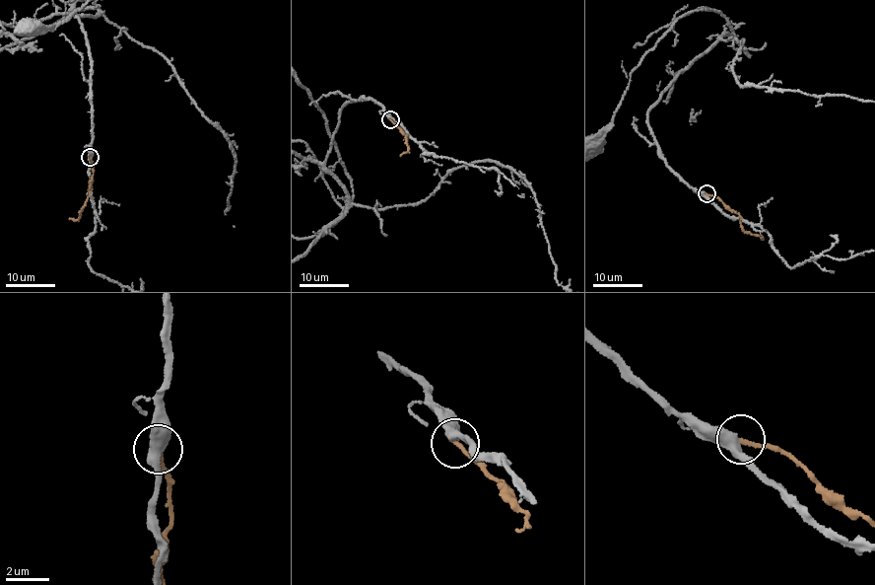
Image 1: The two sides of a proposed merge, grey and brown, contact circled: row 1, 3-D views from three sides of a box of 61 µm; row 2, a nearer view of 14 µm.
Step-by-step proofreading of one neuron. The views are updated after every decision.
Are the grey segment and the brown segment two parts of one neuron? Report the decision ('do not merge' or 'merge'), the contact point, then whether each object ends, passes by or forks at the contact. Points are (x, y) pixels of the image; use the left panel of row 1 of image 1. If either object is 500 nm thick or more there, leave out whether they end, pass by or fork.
do not merge; place (90, 157); grey passes by; brown ends

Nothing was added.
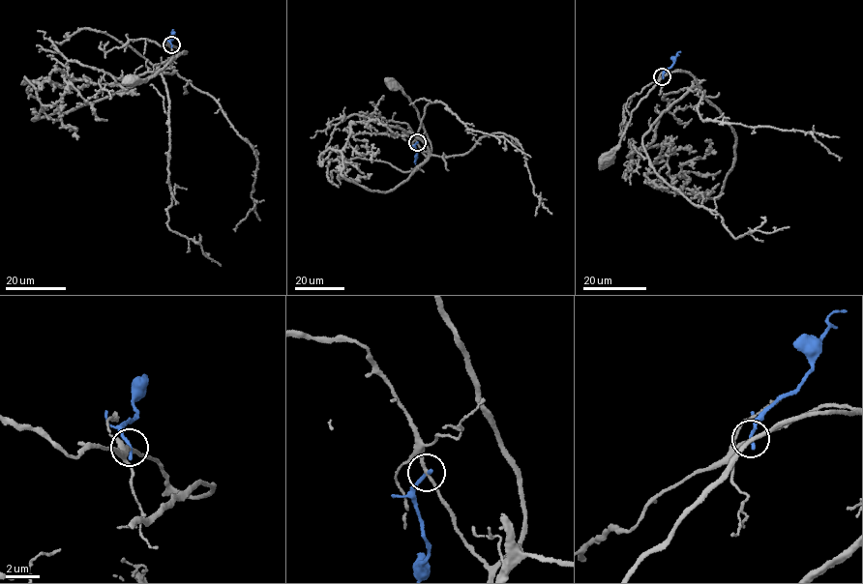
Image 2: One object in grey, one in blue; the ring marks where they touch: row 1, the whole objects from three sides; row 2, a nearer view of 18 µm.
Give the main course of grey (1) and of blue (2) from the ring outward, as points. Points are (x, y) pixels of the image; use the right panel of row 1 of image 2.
1: (663, 76), (682, 71), (665, 74), (639, 102), (632, 112), (619, 145), (607, 160)
2: (663, 76), (680, 51)

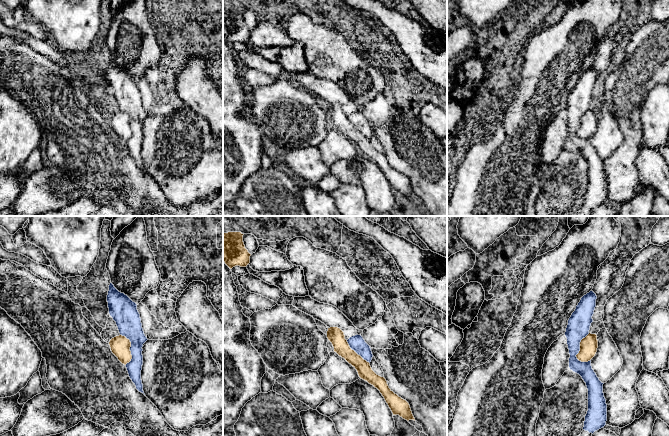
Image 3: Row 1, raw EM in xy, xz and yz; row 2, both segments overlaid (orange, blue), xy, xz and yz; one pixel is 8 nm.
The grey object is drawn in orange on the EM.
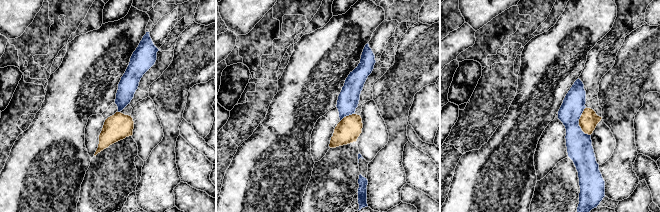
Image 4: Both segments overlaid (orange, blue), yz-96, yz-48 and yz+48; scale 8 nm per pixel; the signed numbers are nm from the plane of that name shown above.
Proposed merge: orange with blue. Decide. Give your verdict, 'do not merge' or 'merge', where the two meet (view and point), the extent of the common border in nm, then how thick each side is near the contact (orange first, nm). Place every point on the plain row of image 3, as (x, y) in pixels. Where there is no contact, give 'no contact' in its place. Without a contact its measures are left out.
do not merge | yz (580, 123) | 240 nm | 140/180 nm

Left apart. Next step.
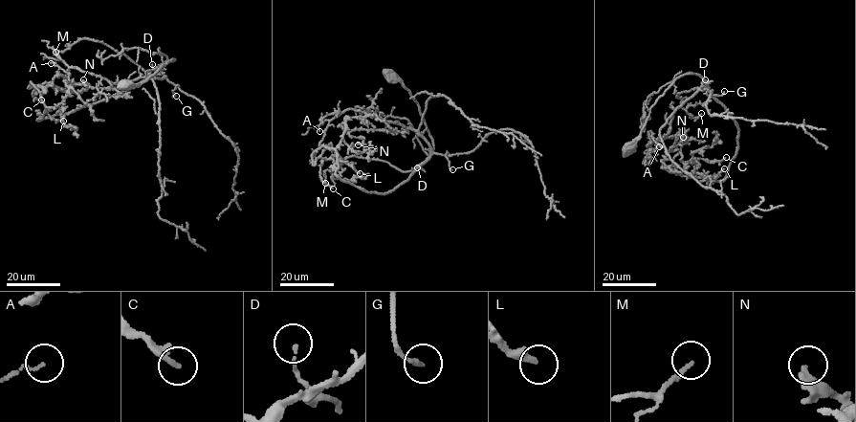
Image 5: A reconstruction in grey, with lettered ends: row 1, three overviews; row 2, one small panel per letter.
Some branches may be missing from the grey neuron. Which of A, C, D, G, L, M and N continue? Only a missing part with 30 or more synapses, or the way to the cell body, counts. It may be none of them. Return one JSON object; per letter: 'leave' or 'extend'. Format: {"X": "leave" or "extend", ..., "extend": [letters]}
{"A": "leave", "C": "leave", "D": "leave", "G": "leave", "L": "extend", "M": "leave", "N": "leave", "extend": ["L"]}

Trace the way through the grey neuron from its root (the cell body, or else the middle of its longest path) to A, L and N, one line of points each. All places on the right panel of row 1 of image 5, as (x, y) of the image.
A: (629, 148), (672, 82), (698, 75), (708, 90), (678, 106), (647, 153), (659, 146)
L: (629, 148), (656, 100), (676, 77), (697, 74), (737, 128), (736, 150), (725, 177), (708, 178), (724, 168)
N: (629, 148), (656, 100), (676, 77), (697, 74), (738, 130), (725, 177), (668, 170), (663, 161), (683, 137)

